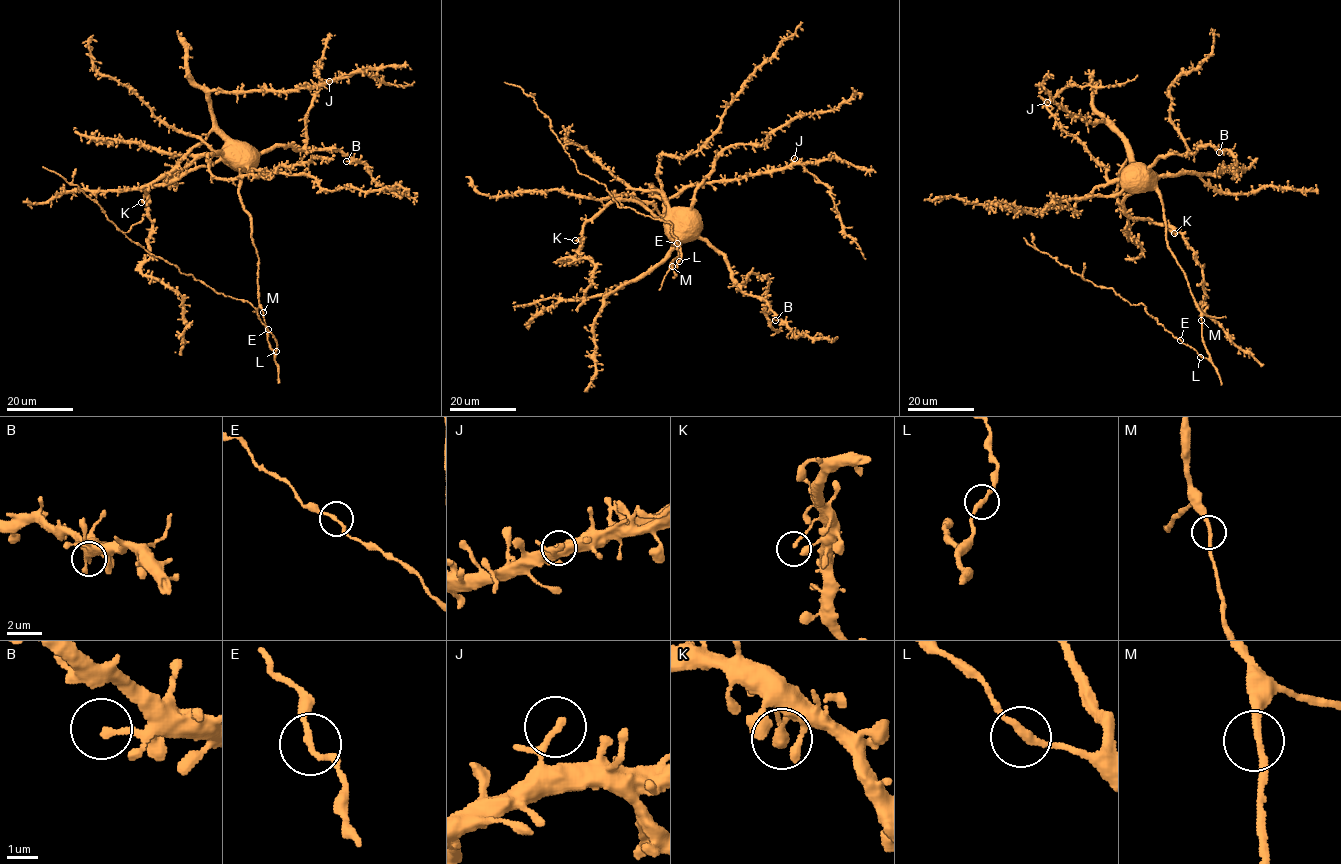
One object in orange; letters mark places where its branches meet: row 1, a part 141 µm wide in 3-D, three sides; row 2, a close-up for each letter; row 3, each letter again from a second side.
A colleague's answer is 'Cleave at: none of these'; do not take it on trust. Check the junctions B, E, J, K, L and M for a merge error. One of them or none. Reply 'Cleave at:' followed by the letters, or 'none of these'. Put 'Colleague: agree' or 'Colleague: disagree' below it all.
Cleave at: none of these
Colleague: agree

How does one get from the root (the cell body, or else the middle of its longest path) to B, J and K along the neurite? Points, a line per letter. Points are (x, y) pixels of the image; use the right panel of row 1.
B: (1126, 177), (1122, 173), (1129, 165), (1141, 164), (1147, 169), (1160, 157), (1194, 152), (1211, 145), (1219, 152)
J: (1126, 177), (1123, 174), (1130, 167), (1131, 156), (1127, 143), (1106, 123), (1090, 122), (1055, 103), (1047, 102)
K: (1126, 177), (1124, 181), (1136, 186), (1124, 202), (1125, 212), (1170, 225), (1174, 233)

